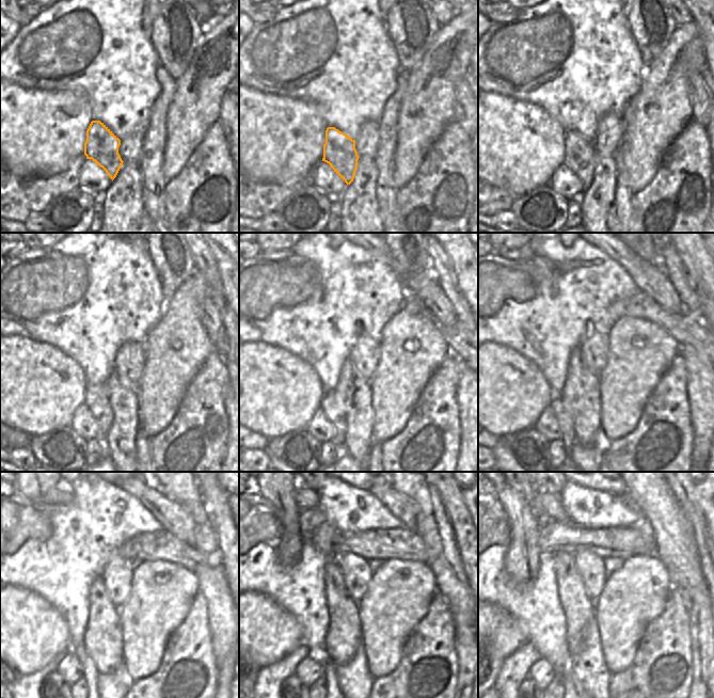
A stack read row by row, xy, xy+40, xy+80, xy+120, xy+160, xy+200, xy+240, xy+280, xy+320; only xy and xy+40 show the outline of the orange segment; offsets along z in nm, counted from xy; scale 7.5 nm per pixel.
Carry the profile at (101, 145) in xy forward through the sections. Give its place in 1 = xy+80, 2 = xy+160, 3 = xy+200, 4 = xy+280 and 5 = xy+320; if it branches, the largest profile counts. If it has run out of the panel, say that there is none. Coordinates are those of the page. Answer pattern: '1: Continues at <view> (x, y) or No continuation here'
1: Continues at xy+80 (580, 155)
2: Continues at xy+160 (331, 403)
3: Continues at xy+200 (565, 422)
4: Continues at xy+280 (329, 672)
5: Continues at xy+320 (570, 688)

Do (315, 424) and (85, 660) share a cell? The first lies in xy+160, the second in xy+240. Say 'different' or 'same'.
different

